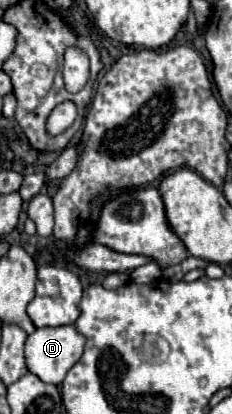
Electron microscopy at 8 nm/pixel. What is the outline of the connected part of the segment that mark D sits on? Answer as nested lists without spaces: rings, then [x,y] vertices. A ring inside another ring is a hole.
[[[72,325],[36,329],[32,335],[28,335],[26,347],[24,347],[28,371],[34,373],[40,381],[52,383],[52,385],[58,385],[64,381],[66,373],[78,363],[82,353],[84,353],[84,337],[78,335],[78,331]]]

